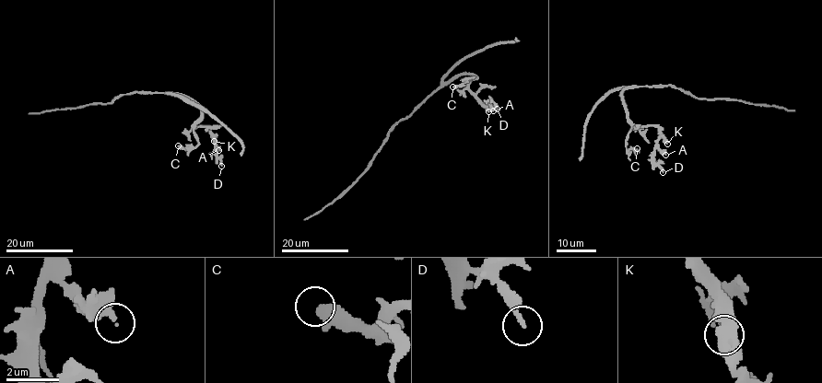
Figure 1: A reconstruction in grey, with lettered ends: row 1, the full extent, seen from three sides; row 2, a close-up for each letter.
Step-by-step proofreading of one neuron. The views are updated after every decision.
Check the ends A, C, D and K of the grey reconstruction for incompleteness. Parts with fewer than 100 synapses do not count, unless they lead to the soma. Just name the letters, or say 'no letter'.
no letter

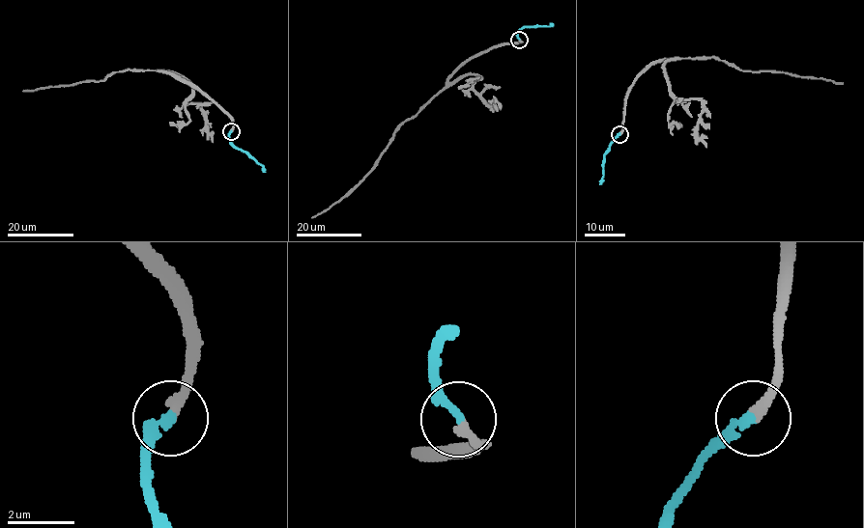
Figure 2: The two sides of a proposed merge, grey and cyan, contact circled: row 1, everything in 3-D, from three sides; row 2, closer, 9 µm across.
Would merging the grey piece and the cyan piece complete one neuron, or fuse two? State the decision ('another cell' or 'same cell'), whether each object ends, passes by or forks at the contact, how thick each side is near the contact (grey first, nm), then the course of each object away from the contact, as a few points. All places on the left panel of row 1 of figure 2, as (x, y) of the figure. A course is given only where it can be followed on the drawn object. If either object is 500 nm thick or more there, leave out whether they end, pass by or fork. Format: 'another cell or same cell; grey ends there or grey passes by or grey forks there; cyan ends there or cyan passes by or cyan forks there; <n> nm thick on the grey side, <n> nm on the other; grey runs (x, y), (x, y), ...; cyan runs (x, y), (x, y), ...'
same cell; grey ends there; cyan ends there; 300 nm thick on the grey side, 280 nm on the other; grey runs (231, 131), (233, 121), (218, 105), (198, 90), (162, 70), (127, 69), (114, 71), (104, 80), (22, 91); cyan runs (231, 131), (229, 138), (236, 147), (247, 152), (265, 172)

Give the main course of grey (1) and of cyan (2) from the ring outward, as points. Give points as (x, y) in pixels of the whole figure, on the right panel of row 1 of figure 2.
1: (619, 134), (627, 92), (651, 64), (666, 59), (714, 57), (742, 70), (780, 71), (843, 84)
2: (619, 134), (605, 153), (600, 184)

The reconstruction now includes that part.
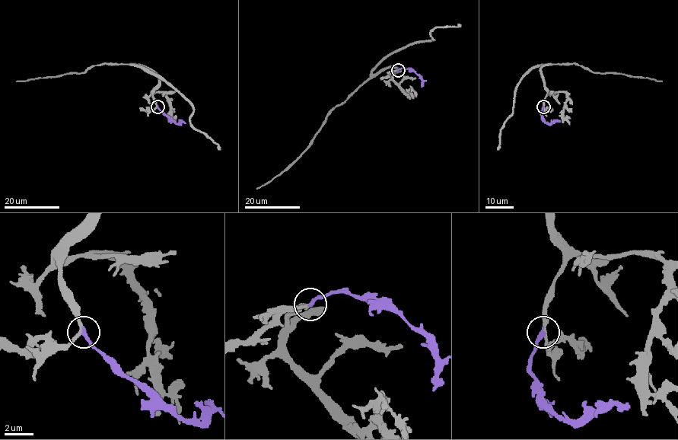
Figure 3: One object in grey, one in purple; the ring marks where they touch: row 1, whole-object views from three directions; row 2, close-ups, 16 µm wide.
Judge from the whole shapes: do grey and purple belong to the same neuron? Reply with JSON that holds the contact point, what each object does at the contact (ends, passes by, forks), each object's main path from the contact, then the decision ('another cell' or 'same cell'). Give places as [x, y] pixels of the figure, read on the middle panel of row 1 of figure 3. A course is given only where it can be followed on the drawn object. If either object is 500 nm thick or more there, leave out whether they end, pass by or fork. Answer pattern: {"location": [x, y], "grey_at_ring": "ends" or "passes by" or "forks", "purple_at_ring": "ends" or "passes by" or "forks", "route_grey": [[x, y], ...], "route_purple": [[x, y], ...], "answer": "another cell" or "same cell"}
{"location": [398, 70], "grey_at_ring": "passes by", "purple_at_ring": "ends", "route_grey": [[397, 70], [393, 74], [399, 71], [380, 71], [364, 81], [327, 116], [310, 145], [294, 161], [256, 189]], "route_purple": [[397, 70], [405, 68], [414, 71], [422, 84], [421, 87]], "answer": "same cell"}

